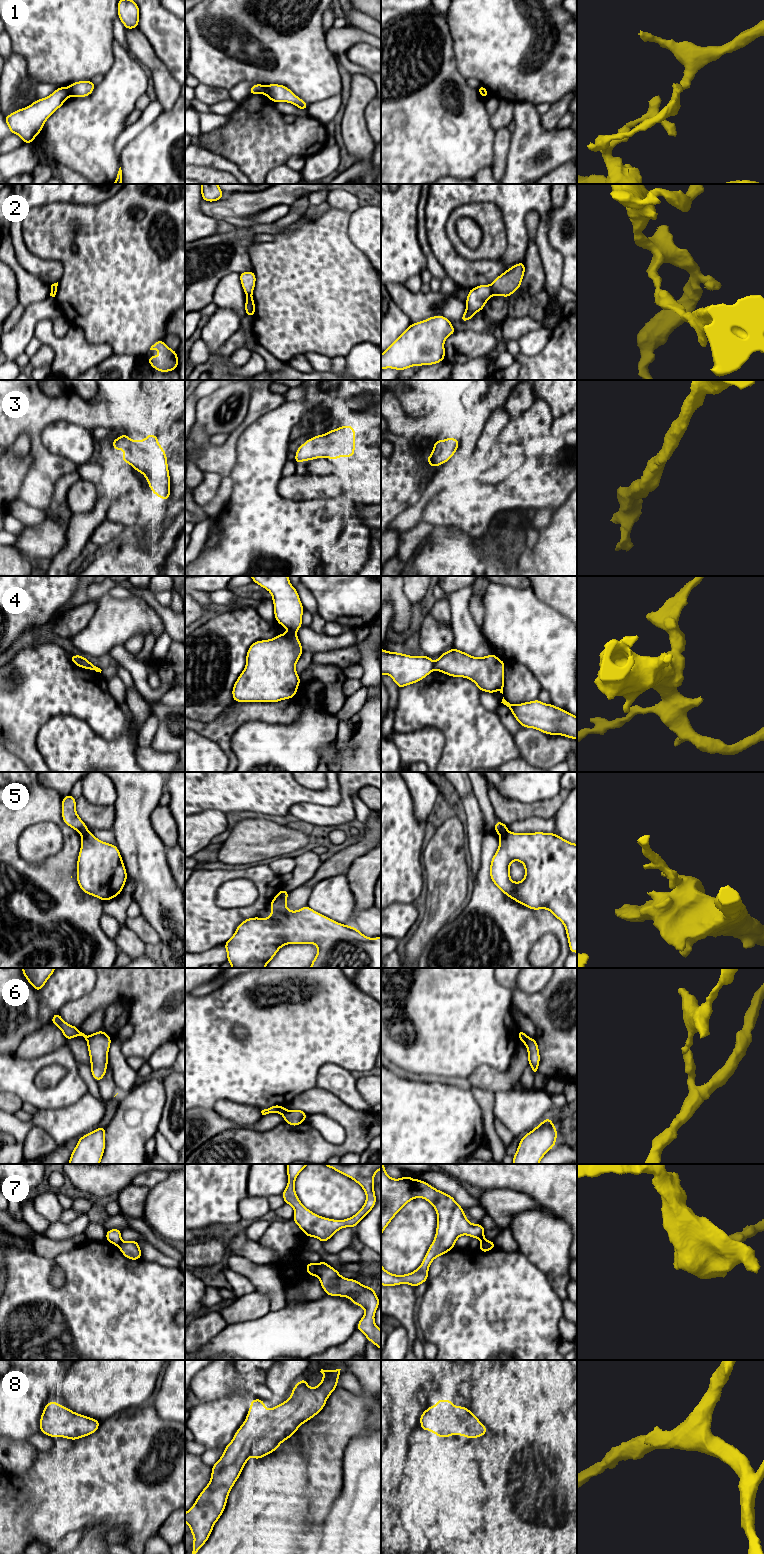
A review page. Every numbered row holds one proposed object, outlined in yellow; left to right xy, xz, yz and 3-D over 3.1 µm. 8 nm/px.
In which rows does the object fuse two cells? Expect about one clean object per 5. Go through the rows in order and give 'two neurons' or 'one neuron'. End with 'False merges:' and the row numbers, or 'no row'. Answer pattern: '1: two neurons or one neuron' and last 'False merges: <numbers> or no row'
1: two neurons
2: two neurons
3: one neuron
4: two neurons
5: two neurons
6: two neurons
7: two neurons
8: one neuron
False merges: 1, 2, 4, 5, 6, 7

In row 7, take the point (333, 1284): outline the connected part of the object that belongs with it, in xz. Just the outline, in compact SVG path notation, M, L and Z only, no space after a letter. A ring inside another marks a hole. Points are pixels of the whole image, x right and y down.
M325 1261L316 1264L315 1276L320 1280L321 1287L327 1295L347 1297L353 1304L365 1310L365 1315L357 1324L357 1330L381 1350L381 1330L374 1320L380 1301L374 1288L367 1287L355 1279L342 1277L339 1271Z

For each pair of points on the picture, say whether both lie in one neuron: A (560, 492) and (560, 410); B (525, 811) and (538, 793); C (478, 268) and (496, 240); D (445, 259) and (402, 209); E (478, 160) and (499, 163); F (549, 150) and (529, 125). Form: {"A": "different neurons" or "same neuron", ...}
{"A": "different neurons", "B": "different neurons", "C": "different neurons", "D": "different neurons", "E": "different neurons", "F": "same neuron"}

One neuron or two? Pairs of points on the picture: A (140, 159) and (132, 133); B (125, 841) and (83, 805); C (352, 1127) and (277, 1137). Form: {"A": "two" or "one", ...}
{"A": "two", "B": "two", "C": "one"}

